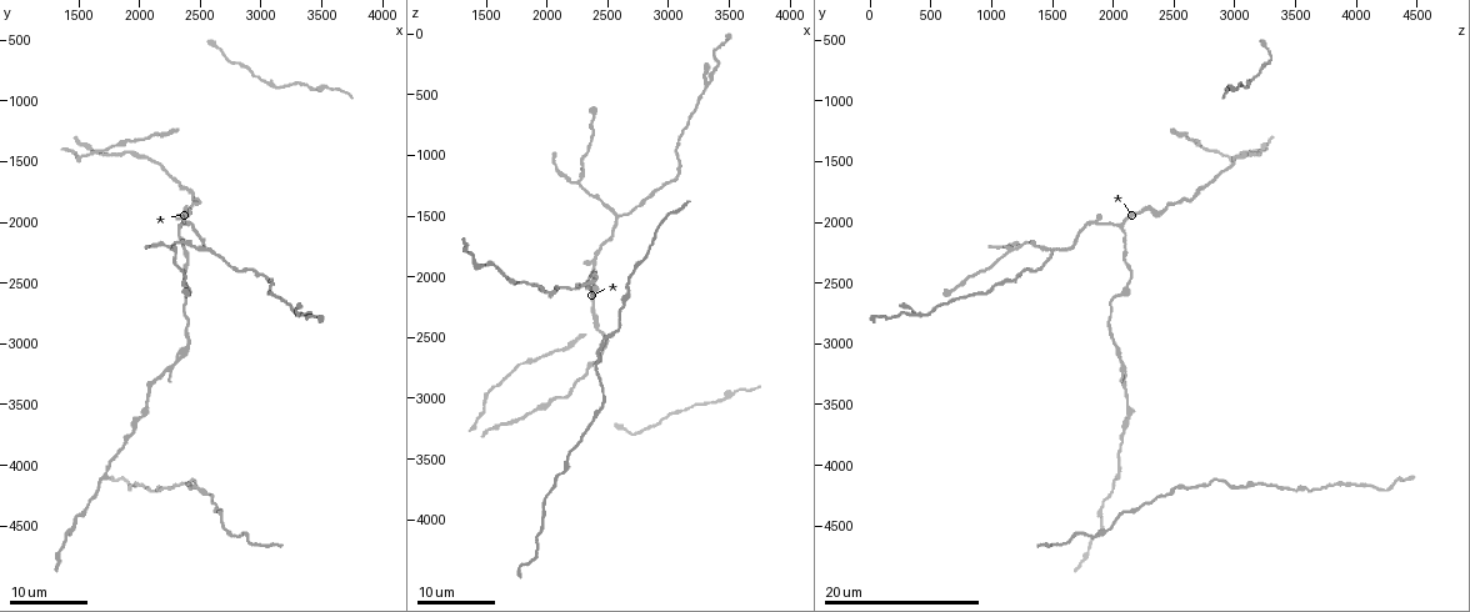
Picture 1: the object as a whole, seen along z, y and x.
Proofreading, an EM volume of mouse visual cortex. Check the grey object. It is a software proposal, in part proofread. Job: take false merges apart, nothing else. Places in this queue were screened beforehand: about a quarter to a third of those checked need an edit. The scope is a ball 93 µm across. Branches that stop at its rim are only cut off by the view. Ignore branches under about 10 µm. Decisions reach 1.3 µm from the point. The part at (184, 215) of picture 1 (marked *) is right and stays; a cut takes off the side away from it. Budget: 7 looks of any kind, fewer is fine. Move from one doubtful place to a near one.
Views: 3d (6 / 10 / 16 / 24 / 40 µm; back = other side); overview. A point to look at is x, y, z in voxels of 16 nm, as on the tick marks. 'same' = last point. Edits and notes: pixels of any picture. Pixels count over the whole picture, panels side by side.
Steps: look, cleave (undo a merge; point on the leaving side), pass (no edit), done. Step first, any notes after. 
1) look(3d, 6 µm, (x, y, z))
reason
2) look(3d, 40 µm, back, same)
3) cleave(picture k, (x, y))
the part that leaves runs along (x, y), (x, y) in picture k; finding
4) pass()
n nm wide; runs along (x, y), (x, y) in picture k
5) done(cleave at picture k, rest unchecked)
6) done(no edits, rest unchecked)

look(3d, 16 µm, (2280, 2180, 1240))
sudden change in width

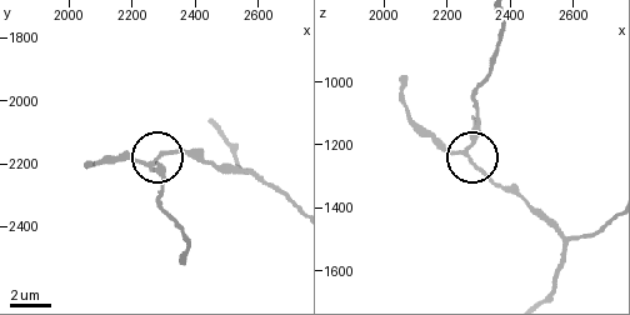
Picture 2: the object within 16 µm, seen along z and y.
look(3d, 10 µm, (2260, 2190, 1240))
closer look

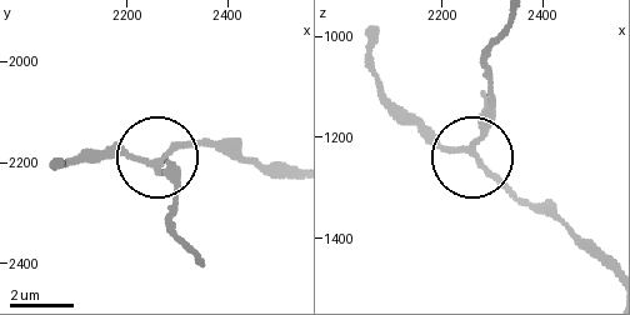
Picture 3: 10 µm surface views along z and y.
pass()
3 arms; runs along (609, 270), (569, 230), (513, 198), (475, 158), (488, 88) in picture 3; continuous, no second neuron

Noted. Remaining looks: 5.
look(3d, 24 µm, (2460, 4180, 2520))

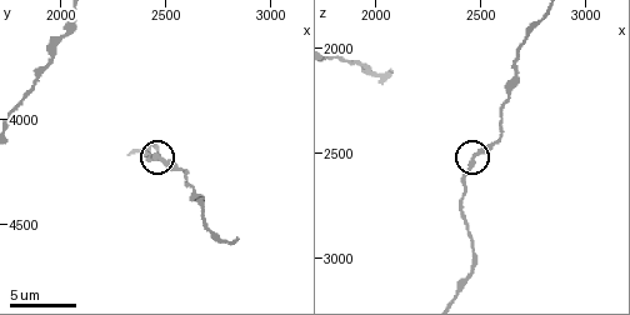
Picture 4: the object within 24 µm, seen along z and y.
look(3d, 6 µm, (2480, 4180, 2520))

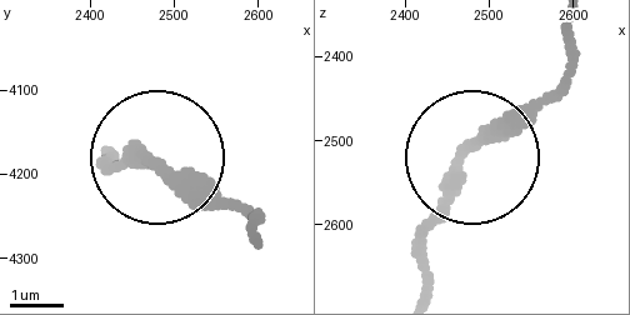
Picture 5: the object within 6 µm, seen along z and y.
pass()
one neuron here

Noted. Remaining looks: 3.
look(3d, 24 µm, (2320, 2040, 2080))
three-way junction

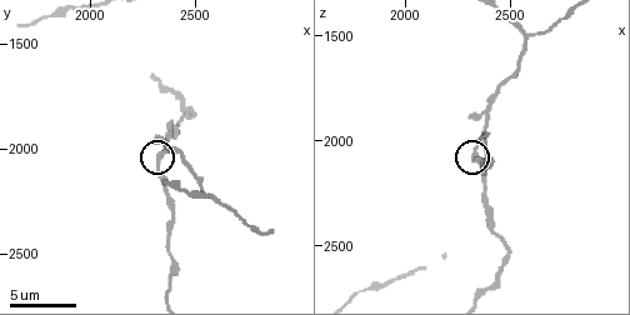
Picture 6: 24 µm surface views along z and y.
look(3d, 6 µm, (2320, 2040, 2080))

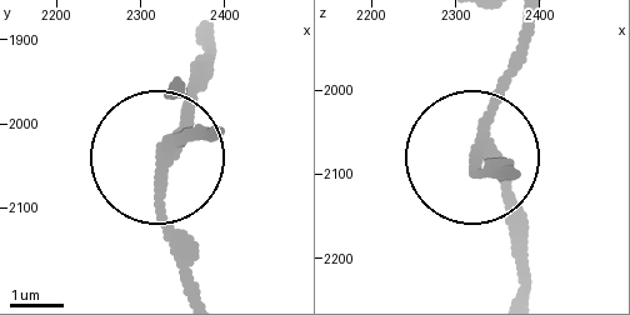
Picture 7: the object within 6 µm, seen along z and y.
pass()
220 nm wide; runs along (515, 213), (475, 136), (515, 34) in picture 7; continuous, no second neuron

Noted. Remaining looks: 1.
look(3d, 16 µm, (2580, 2230, 1510))
three-way junction

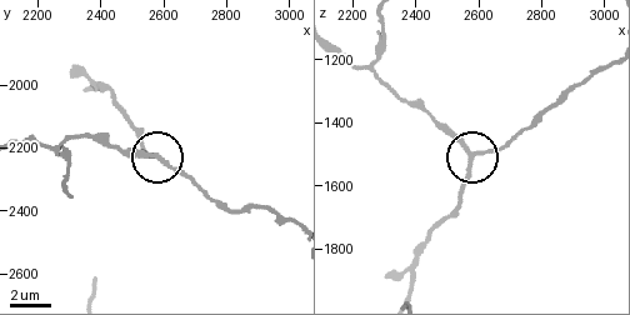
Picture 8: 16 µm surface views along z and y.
pass()
runs along (406, 294), (413, 254), (460, 198), (469, 163), (434, 119) in picture 8; continuous, no second neuron

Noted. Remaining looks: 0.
done(no edits, rest unchecked)

